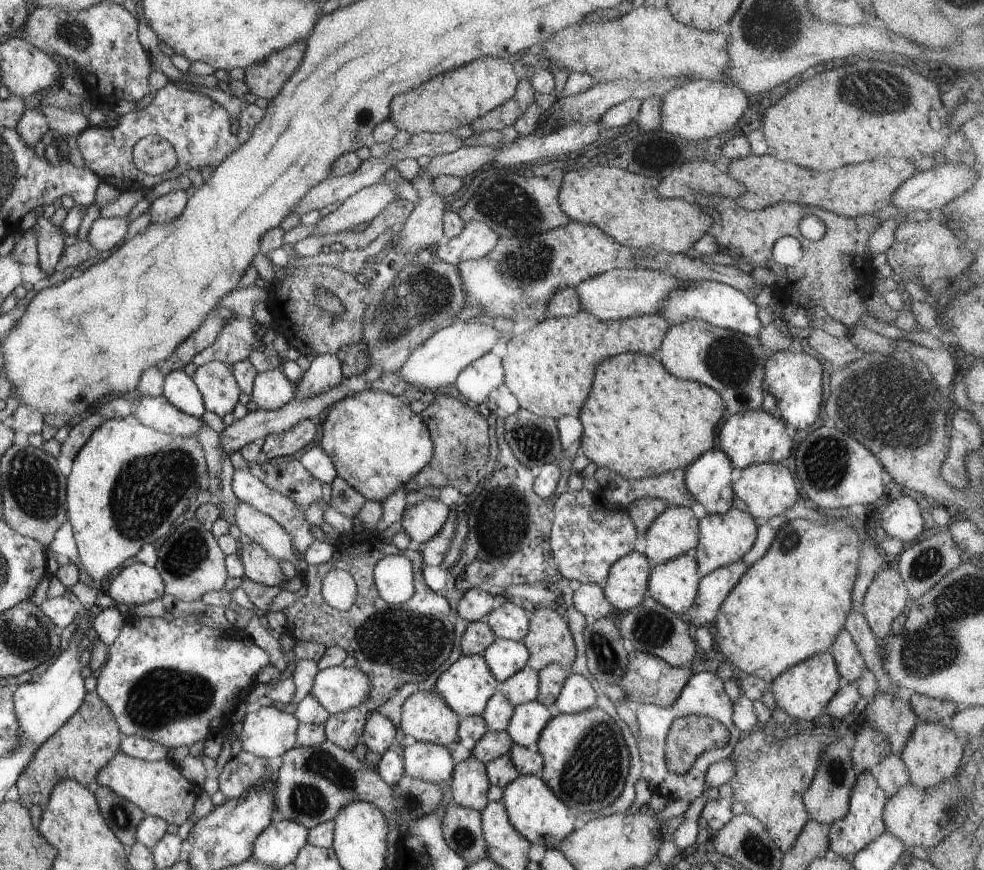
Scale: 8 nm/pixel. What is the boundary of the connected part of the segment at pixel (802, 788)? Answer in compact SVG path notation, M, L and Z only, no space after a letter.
M757 728L746 738L736 743L732 758L735 760L736 770L734 776L729 780L733 790L734 801L742 802L745 812L755 816L767 828L768 836L777 844L777 847L785 853L792 848L804 825L810 820L810 815L806 810L803 794L810 786L814 778L817 762L823 748L830 742L826 735L804 735L791 736L784 740L775 739L770 734L764 732L762 728Z

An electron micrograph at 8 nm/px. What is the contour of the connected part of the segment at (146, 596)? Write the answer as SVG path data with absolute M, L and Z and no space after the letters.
M134 563L121 570L108 586L108 595L118 604L146 604L165 594L165 584L156 567Z

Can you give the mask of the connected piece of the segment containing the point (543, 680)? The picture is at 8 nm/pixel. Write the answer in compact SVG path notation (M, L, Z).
M550 663L539 670L539 693L537 699L550 709L555 717L559 710L555 700L562 690L564 681L570 676L567 668L558 663Z

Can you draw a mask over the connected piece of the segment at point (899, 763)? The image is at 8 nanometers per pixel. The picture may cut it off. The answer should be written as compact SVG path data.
M891 752L883 761L880 761L874 772L877 783L885 790L888 798L911 783L906 763L901 755L896 753Z

